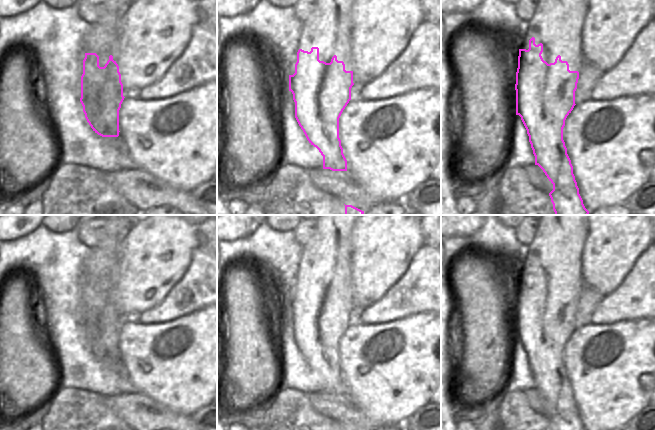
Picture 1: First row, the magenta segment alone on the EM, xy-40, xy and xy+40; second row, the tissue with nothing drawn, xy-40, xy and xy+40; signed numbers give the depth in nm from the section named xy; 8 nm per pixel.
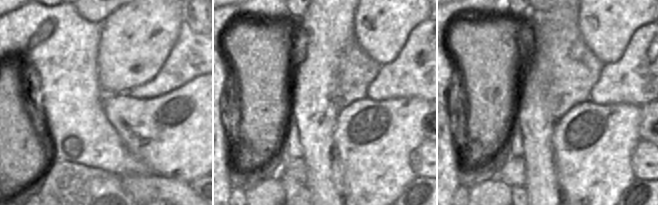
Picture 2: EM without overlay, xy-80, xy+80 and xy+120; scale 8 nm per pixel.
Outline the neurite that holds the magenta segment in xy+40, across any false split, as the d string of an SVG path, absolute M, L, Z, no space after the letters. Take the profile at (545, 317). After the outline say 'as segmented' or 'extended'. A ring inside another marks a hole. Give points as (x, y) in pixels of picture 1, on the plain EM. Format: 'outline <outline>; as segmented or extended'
outline M543 215L539 220L539 228L533 242L524 248L522 256L519 257L520 270L515 308L516 339L521 341L527 354L529 366L535 380L535 389L538 389L543 394L553 408L553 414L549 417L553 430L584 430L573 398L573 390L563 364L565 344L577 328L576 313L579 296L570 295L568 286L562 285L560 279L555 280L555 268L561 262L568 265L572 259L581 257L587 238L588 226L589 215Z; extended

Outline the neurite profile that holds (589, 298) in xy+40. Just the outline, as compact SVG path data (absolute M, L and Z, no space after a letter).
M581 258L572 259L568 265L562 262L555 268L555 282L560 279L567 285L570 295L578 295L577 328L592 325L591 318L603 300L601 293L583 280Z

